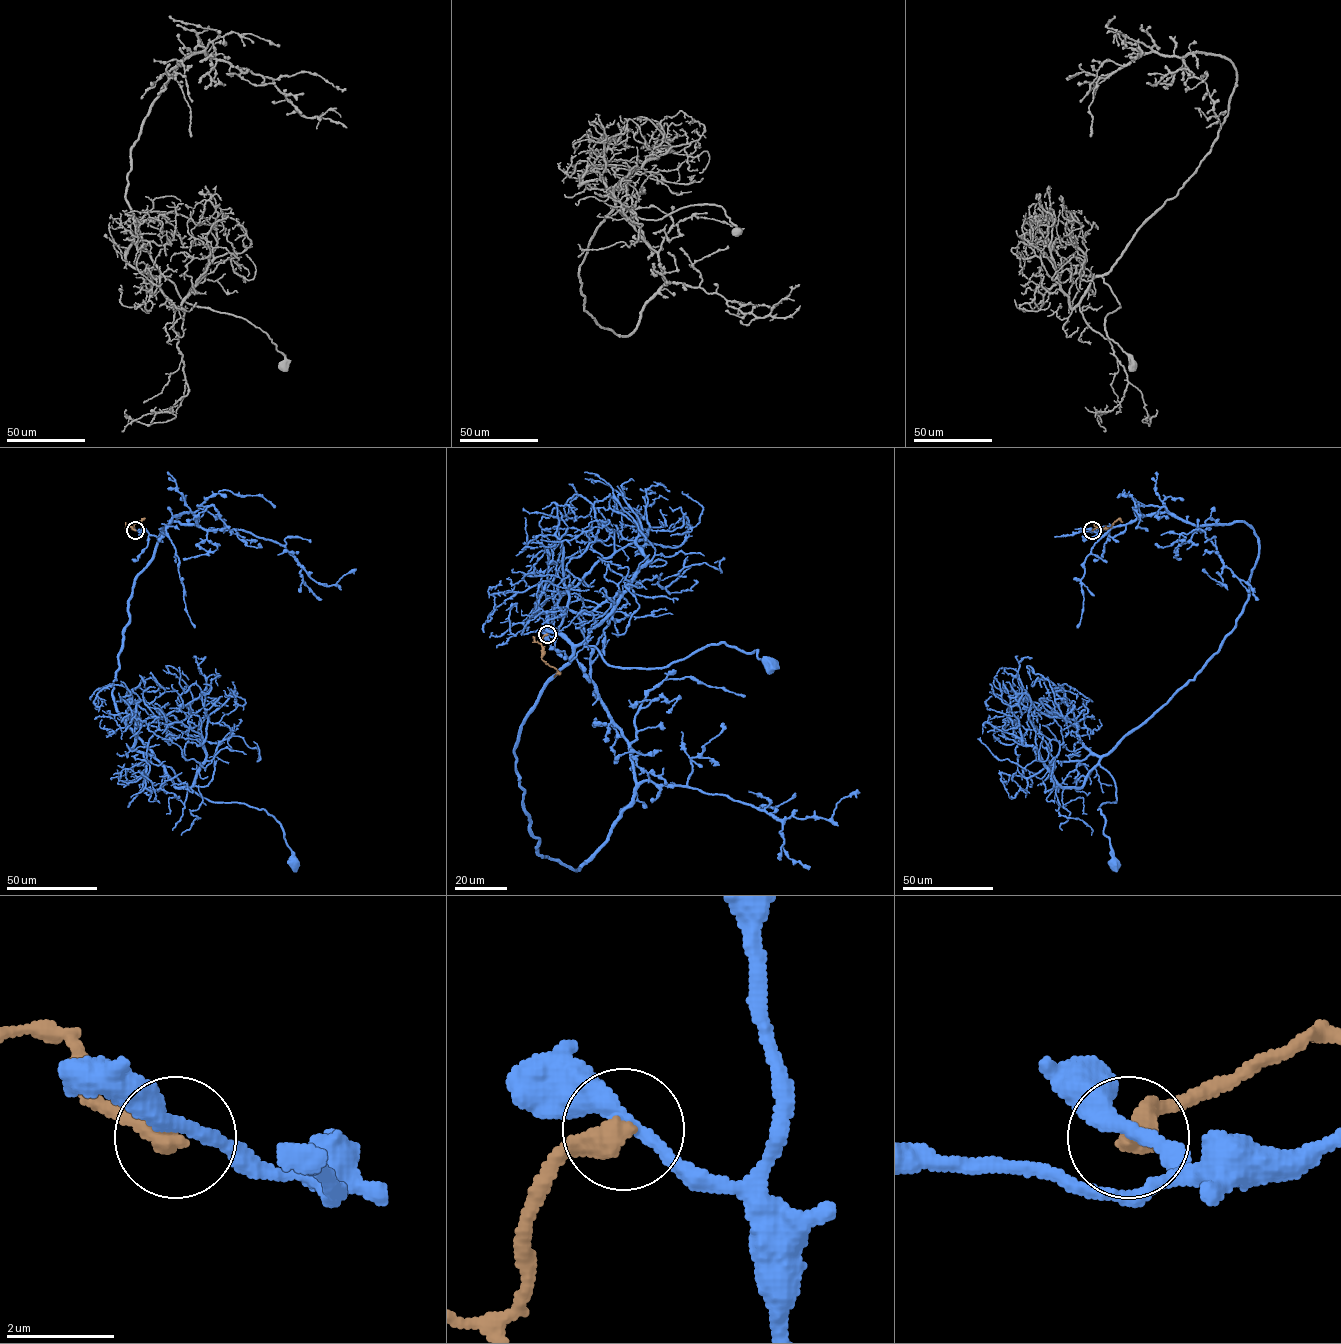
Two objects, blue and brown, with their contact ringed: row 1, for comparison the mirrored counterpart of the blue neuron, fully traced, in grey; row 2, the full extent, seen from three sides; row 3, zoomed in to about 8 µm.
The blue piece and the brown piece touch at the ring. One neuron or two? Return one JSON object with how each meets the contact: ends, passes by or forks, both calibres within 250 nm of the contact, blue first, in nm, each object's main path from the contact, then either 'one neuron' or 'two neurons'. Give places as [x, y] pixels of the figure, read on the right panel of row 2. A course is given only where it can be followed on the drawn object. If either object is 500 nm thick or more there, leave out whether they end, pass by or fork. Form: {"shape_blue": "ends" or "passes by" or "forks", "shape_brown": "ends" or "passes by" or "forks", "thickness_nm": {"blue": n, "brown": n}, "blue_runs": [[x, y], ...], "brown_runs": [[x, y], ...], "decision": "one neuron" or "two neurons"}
{"shape_blue": "passes by", "shape_brown": "ends", "thickness_nm": {"blue": 320, "brown": 480}, "blue_runs": [[1092, 530], [1167, 512], [1245, 522], [1258, 543], [1222, 646], [1099, 761], [1116, 790], [1098, 809], [1112, 864]], "brown_runs": [[1092, 530], [1109, 527], [1117, 520], [1122, 522]], "decision": "two neurons"}

